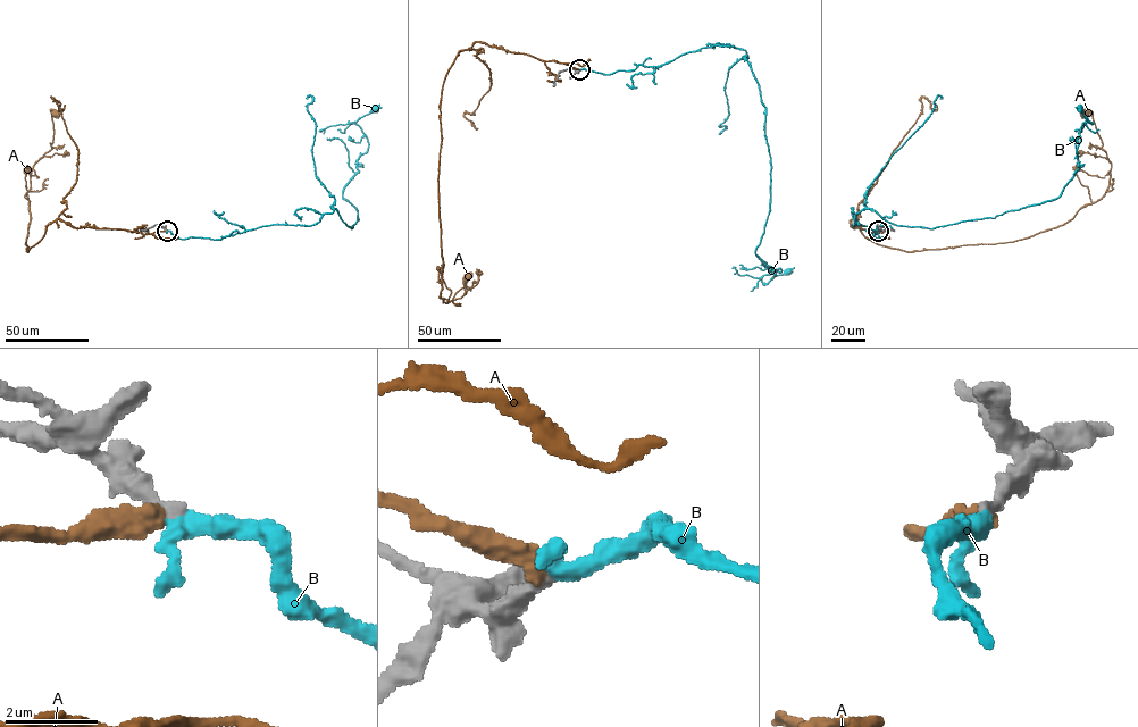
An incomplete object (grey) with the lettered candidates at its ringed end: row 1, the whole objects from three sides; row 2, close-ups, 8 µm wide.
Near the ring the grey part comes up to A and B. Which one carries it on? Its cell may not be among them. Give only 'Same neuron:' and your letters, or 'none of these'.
Same neuron: B

